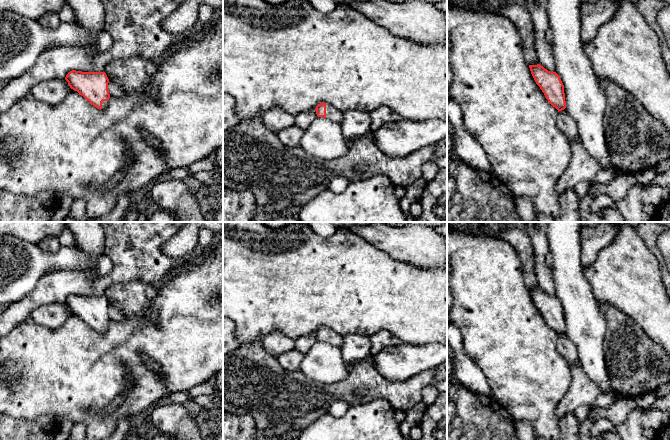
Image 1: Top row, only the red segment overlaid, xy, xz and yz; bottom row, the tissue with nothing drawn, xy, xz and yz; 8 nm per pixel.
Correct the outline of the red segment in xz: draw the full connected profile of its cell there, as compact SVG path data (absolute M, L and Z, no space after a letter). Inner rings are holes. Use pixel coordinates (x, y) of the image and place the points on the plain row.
M320 327L315 332L318 341L324 341L336 347L341 347L343 336L328 327Z

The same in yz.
M540 288L529 289L531 298L548 326L558 336L566 332L564 309L556 296L550 296Z

